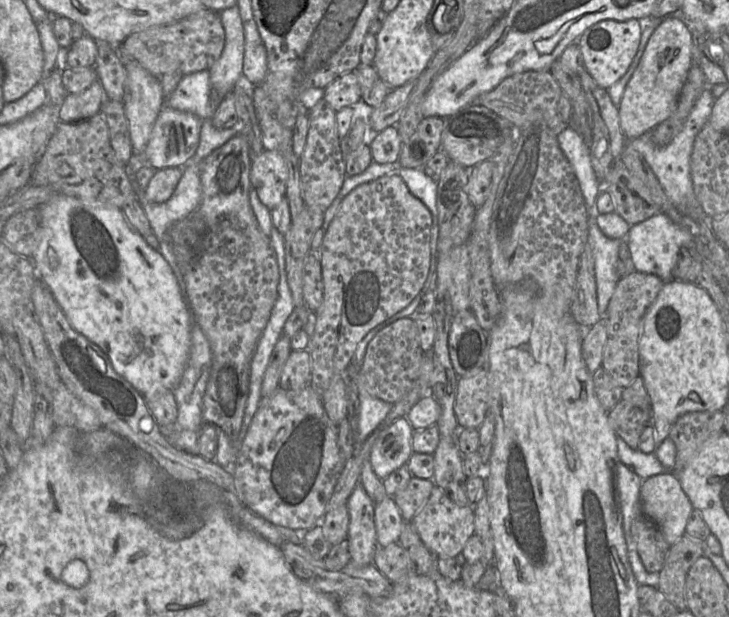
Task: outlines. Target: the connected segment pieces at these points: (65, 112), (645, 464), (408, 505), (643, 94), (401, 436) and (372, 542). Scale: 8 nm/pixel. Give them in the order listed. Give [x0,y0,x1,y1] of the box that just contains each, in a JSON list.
[[59,81,104,122],[617,437,672,481],[393,477,435,522],[617,16,693,140],[367,418,414,479],[346,485,377,566]]

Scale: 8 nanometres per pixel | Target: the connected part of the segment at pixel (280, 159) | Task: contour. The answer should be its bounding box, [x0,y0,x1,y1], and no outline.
[250,150,289,209]

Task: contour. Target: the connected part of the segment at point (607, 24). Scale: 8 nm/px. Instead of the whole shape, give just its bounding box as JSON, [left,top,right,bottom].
[578,19,643,89]

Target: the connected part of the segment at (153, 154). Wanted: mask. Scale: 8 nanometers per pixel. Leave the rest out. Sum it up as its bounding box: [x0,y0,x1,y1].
[144,103,203,169]

